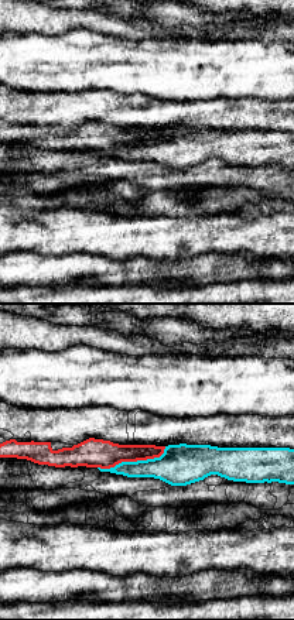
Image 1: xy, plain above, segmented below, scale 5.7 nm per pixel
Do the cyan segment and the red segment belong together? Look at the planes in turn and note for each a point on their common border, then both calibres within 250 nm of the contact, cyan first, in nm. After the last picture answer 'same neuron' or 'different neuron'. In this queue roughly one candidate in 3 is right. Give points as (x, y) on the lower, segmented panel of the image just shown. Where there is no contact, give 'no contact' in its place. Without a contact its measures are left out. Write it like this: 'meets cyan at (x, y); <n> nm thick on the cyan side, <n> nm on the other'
meets cyan at (133, 462); 220 nm thick on the cyan side, 160 nm on the other

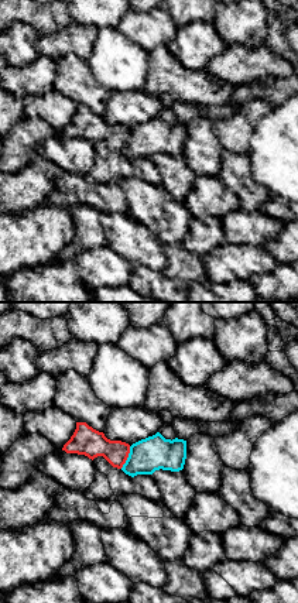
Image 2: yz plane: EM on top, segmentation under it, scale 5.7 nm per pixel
meets cyan at (127, 458); 200 nm thick on the cyan side, 160 nm on the other

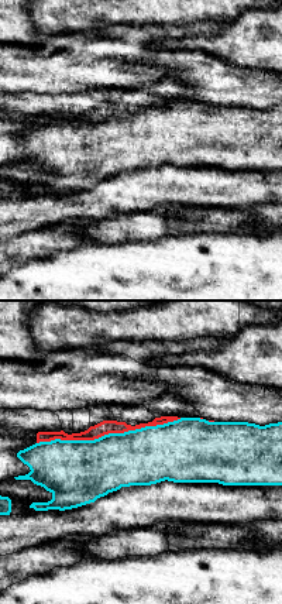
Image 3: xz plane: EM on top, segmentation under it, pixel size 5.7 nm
meets cyan at (109, 433); 360 nm thick on the cyan side, 80 nm on the other

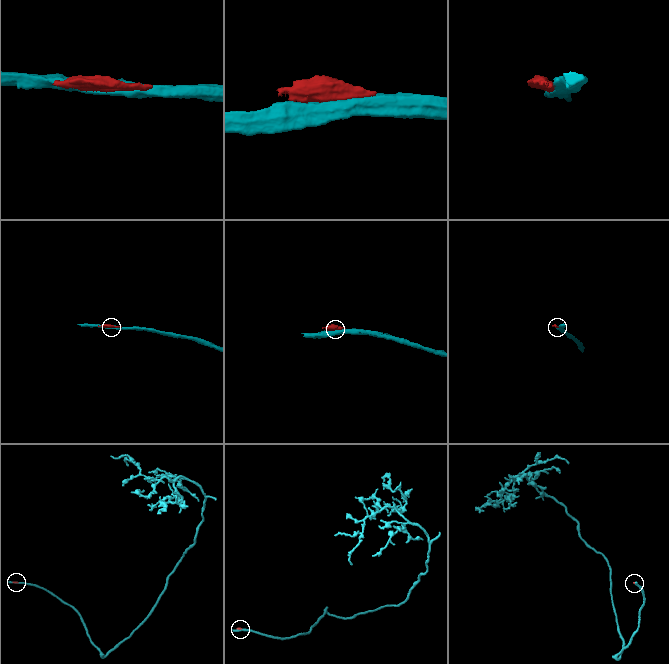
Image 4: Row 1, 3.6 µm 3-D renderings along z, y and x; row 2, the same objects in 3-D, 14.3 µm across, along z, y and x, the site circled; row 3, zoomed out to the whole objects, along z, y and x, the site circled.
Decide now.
different neuron

